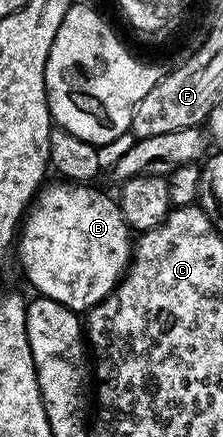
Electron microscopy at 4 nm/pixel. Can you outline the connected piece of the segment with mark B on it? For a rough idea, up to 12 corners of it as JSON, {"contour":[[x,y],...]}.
{"contour":[[44,183],[17,236],[27,280],[77,314],[133,259],[118,203]]}

